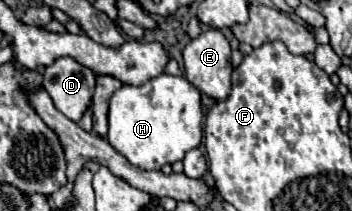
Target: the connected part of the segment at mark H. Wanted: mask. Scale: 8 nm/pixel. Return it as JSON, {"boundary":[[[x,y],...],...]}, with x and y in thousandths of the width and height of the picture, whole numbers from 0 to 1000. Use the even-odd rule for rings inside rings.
{"boundary":[[[455,351],[398,408],[352,398],[313,464],[307,673],[324,711],[403,806],[455,806],[466,777],[517,758],[534,711],[574,673],[568,427],[523,360]]]}

